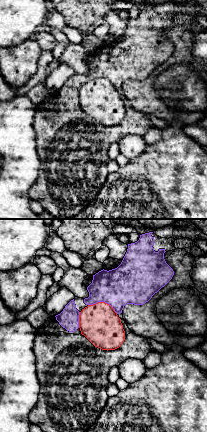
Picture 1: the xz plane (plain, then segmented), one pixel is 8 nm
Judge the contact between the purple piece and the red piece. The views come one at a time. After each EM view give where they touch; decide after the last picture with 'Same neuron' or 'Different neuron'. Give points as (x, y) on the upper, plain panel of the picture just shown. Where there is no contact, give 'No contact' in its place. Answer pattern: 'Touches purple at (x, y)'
Touches purple at (103, 77)

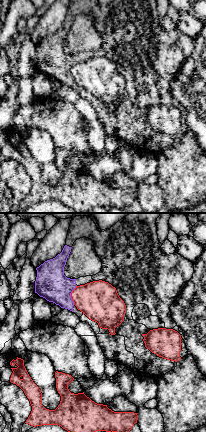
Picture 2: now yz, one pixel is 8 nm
Touches purple at (70, 71)

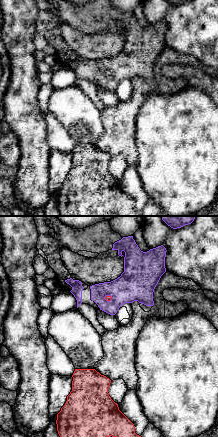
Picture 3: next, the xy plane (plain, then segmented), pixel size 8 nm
Touches purple at (108, 71)

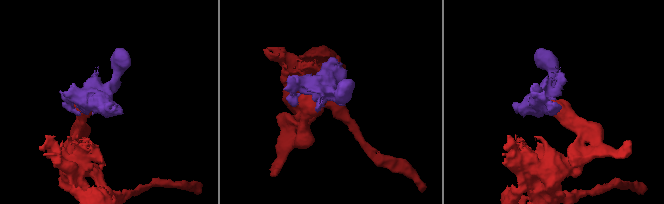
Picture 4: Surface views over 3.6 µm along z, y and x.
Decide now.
Different neuron

